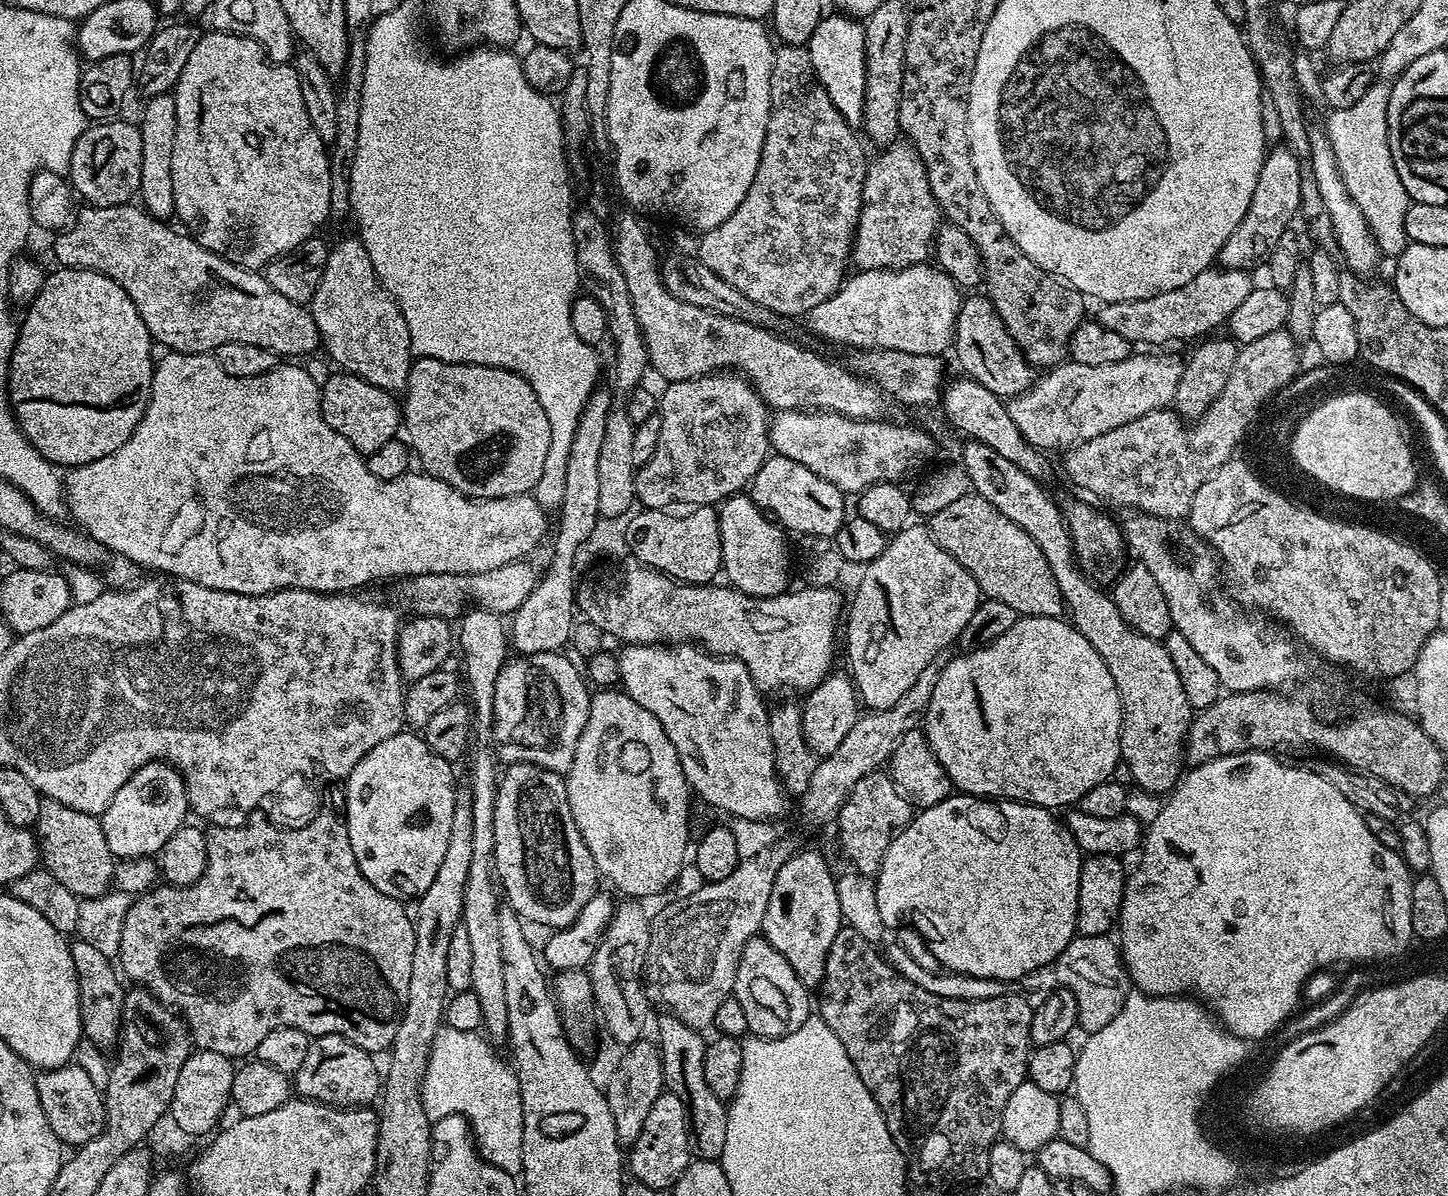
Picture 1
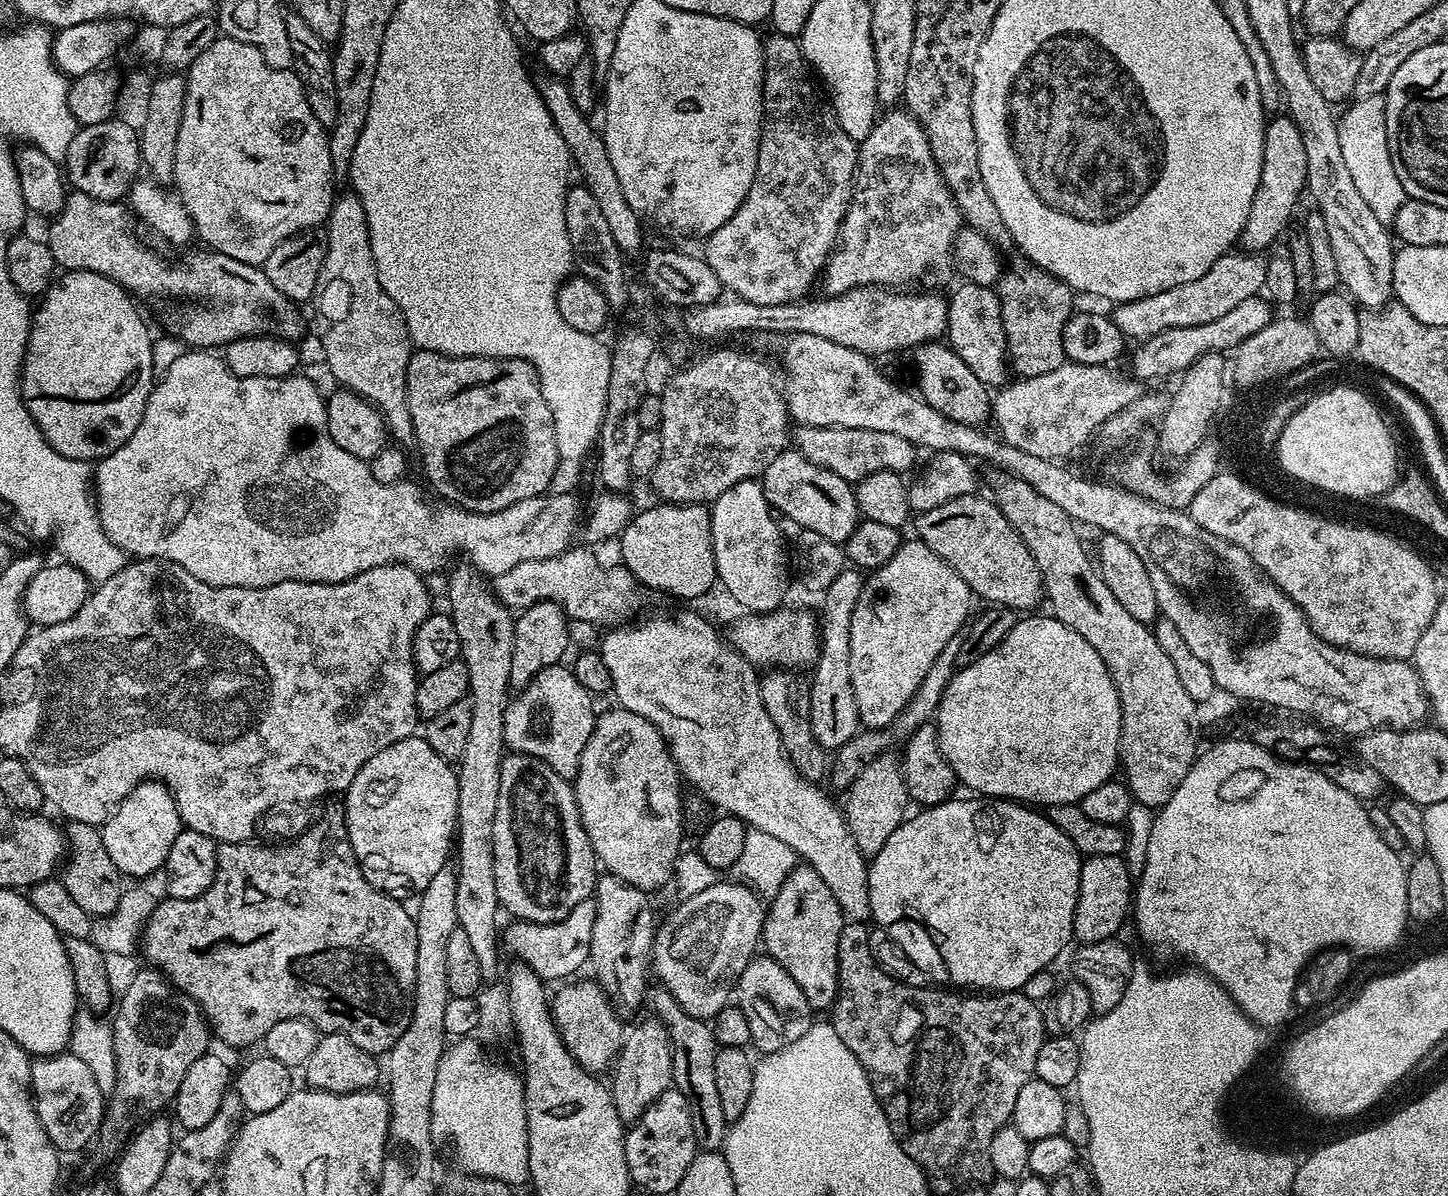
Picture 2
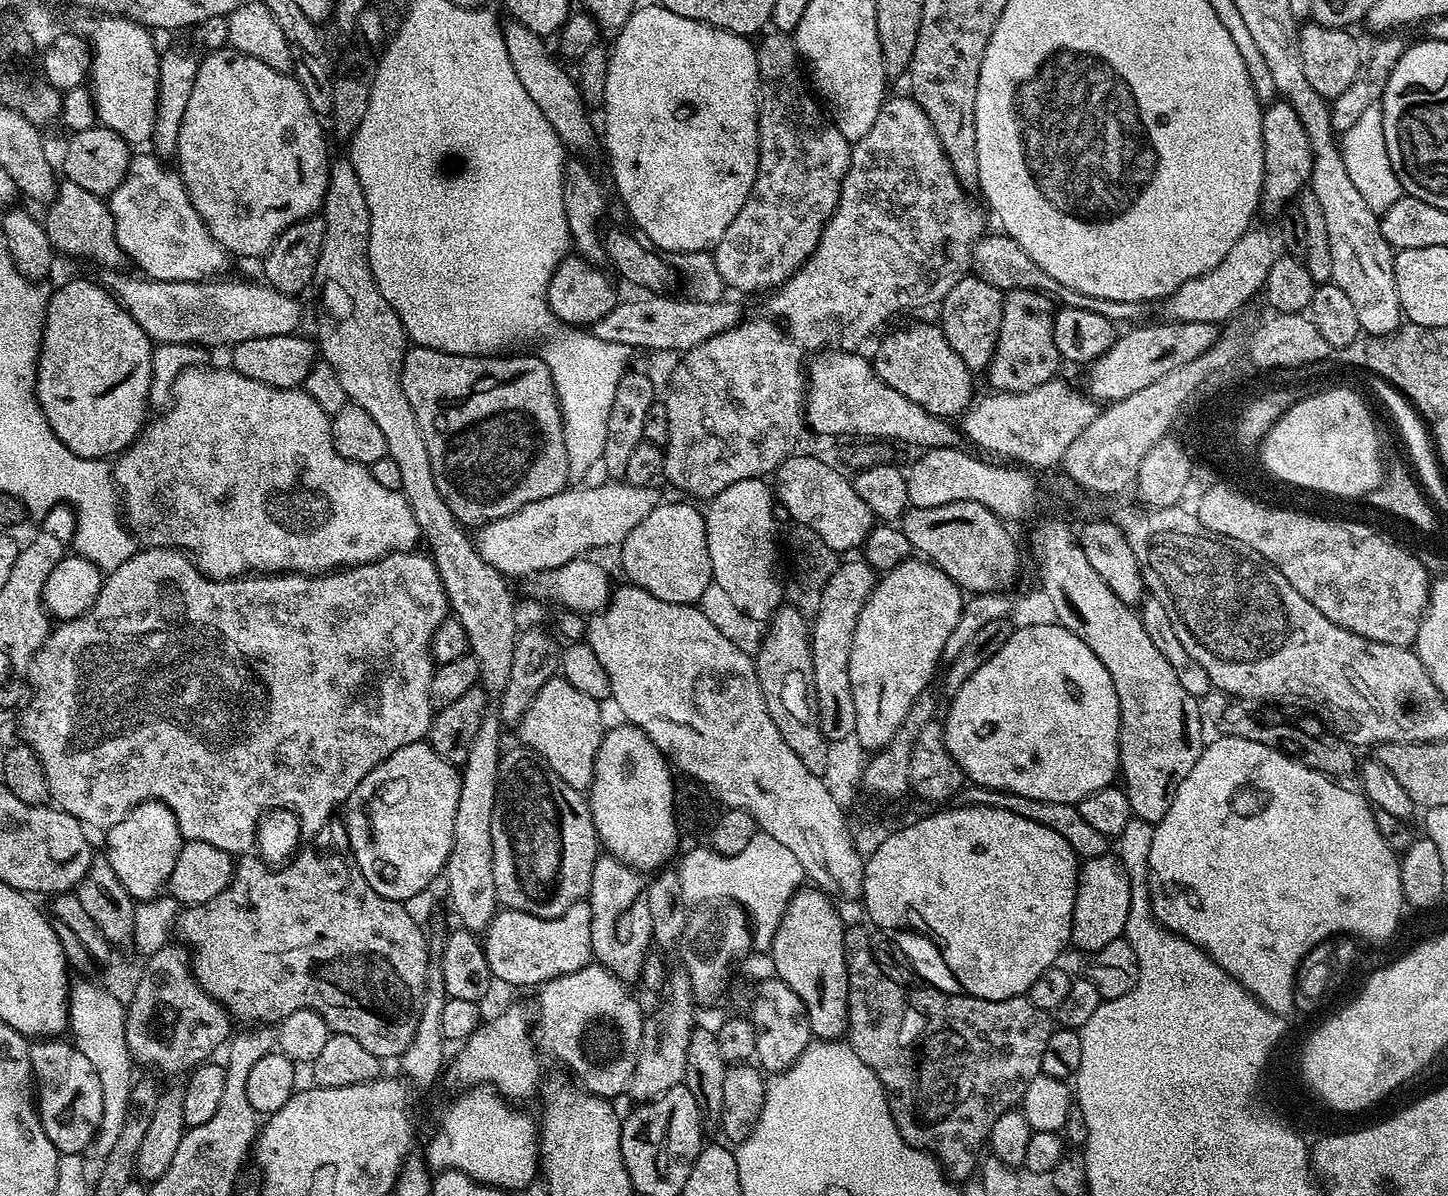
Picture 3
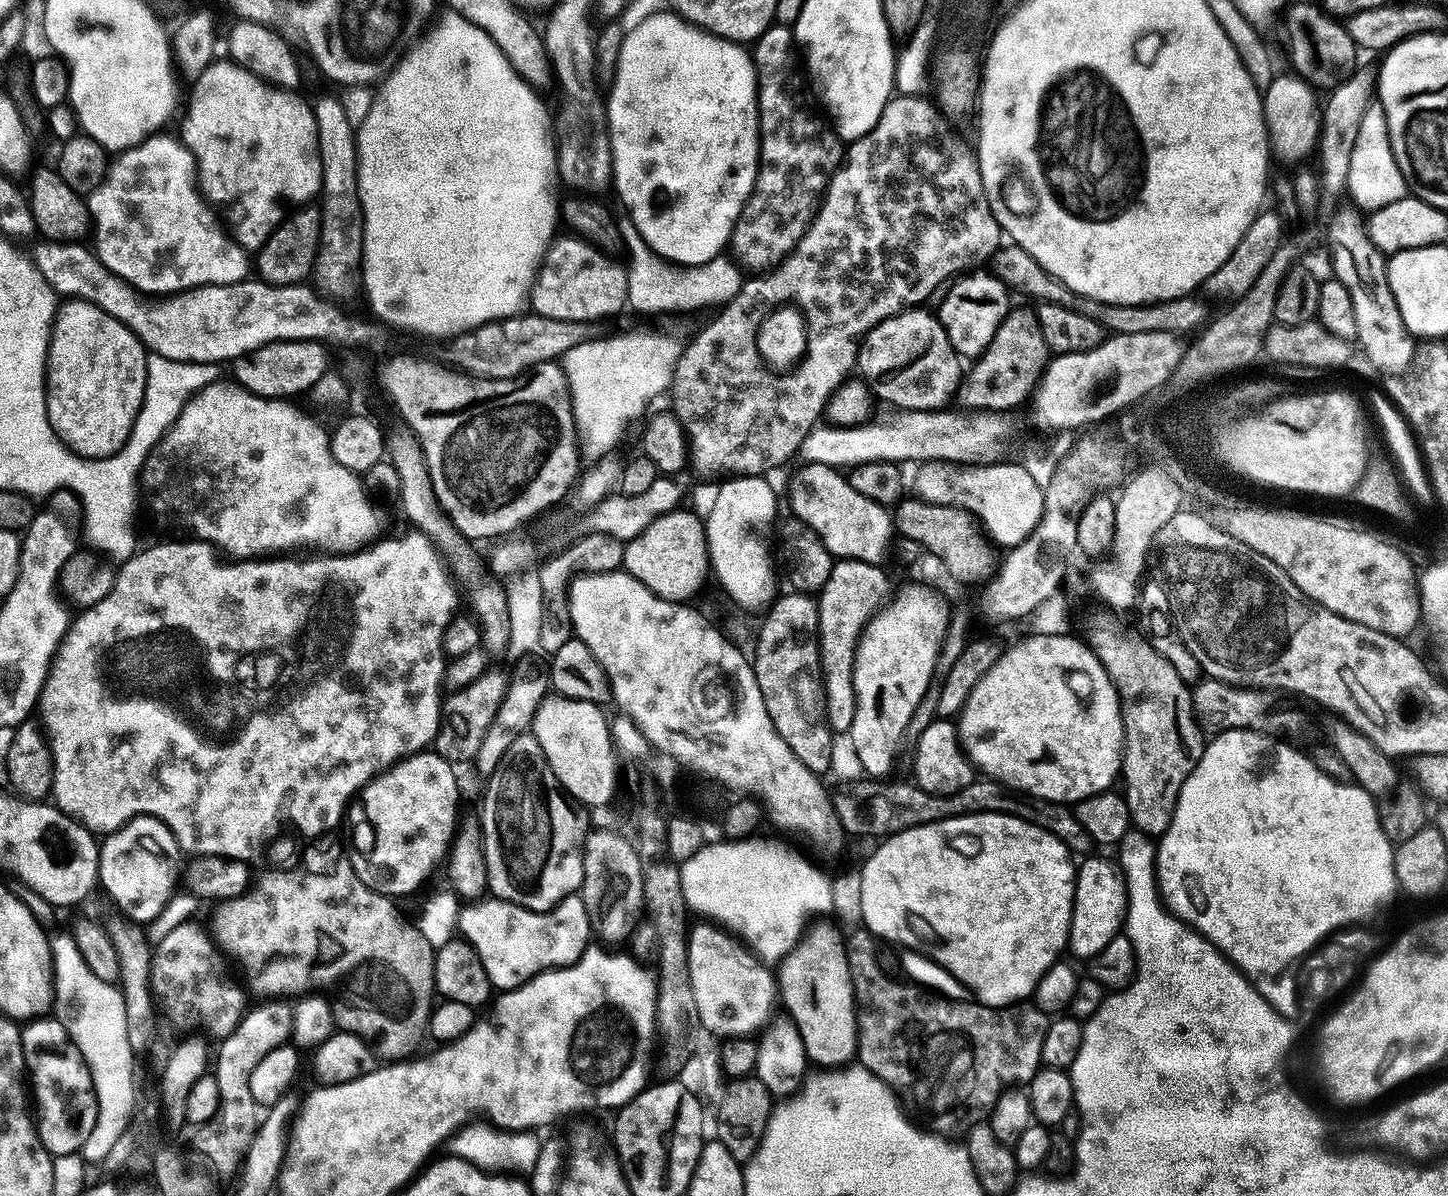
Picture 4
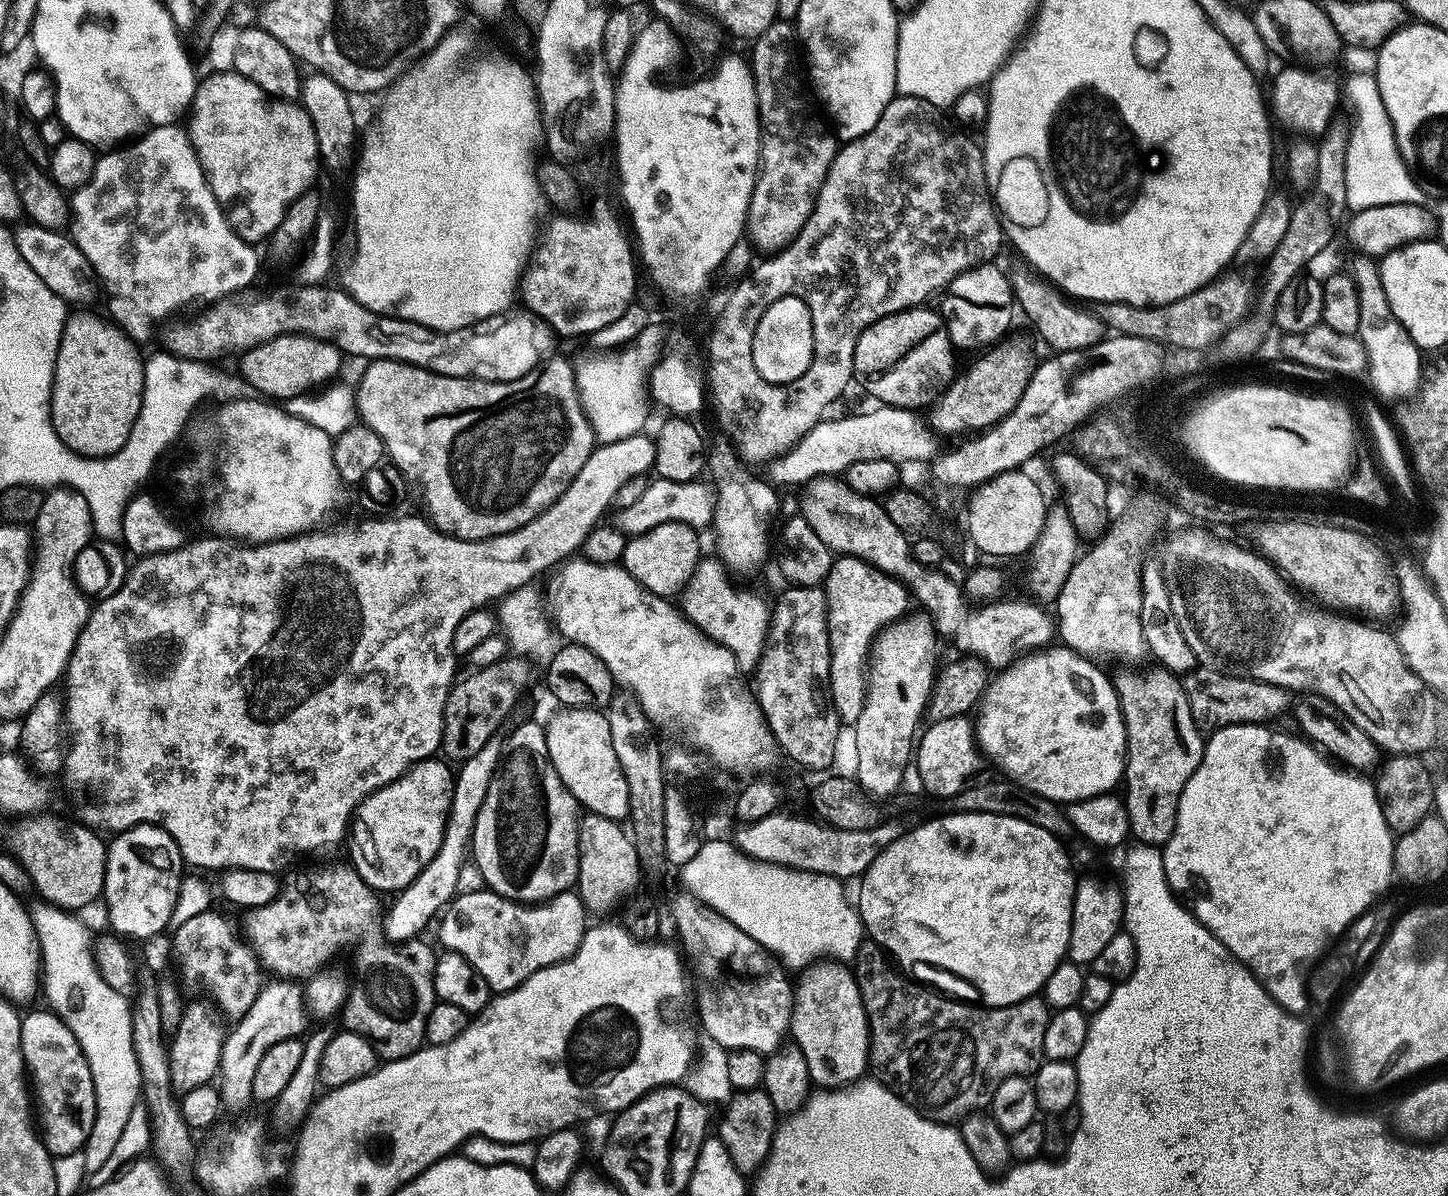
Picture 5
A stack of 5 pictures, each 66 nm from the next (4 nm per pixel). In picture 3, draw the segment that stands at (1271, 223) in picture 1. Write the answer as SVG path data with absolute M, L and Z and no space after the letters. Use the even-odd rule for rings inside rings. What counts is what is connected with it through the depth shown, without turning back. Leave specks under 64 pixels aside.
M1277 99L1277 104L1272 104L1263 109L1260 125L1262 126L1262 146L1264 147L1264 187L1262 189L1263 211L1279 214L1285 207L1291 205L1301 192L1305 191L1309 183L1312 172L1312 152L1310 140L1306 136L1298 116L1294 112L1294 107L1284 99Z

